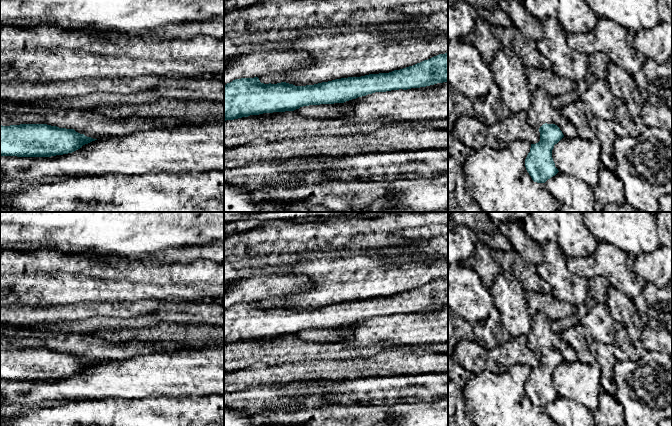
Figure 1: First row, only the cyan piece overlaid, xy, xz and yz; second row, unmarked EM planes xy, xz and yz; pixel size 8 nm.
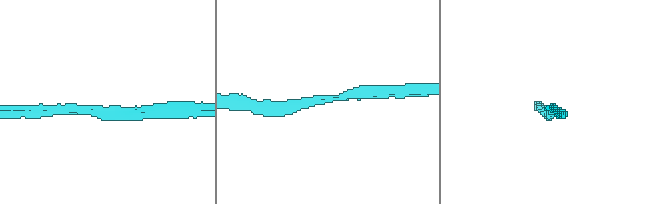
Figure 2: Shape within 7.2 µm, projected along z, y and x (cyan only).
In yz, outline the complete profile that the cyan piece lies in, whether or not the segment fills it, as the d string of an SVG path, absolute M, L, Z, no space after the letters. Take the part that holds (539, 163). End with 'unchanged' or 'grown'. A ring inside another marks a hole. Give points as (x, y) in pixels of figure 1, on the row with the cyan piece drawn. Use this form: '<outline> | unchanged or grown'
M547 123L539 128L539 132L540 141L531 144L525 167L534 182L545 183L559 172L552 158L552 150L564 135L557 125Z | unchanged

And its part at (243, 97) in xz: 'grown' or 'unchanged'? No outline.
unchanged

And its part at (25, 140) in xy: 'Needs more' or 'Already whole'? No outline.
Already whole

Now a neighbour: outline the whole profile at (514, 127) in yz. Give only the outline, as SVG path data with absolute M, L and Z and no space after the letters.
M527 112L510 113L492 126L487 126L488 133L496 139L509 144L515 140L527 141L536 144L540 141L539 128L533 127L528 122Z

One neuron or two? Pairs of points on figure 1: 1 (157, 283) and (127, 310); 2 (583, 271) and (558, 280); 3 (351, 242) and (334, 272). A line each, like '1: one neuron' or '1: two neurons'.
1: two neurons
2: two neurons
3: two neurons

